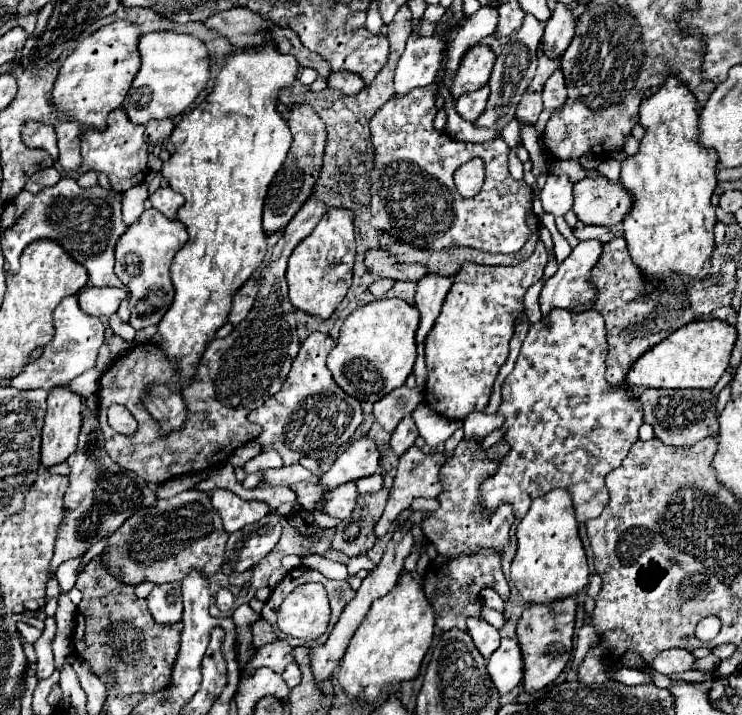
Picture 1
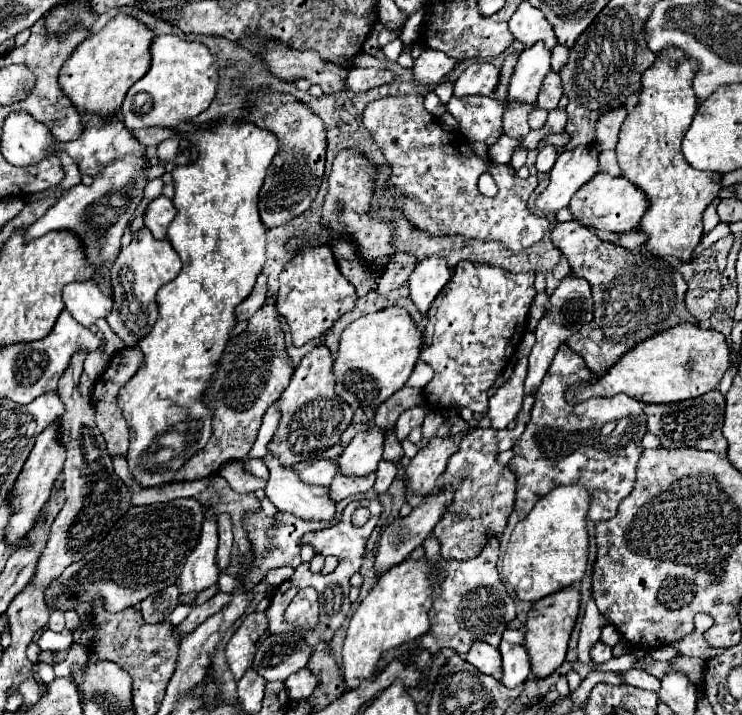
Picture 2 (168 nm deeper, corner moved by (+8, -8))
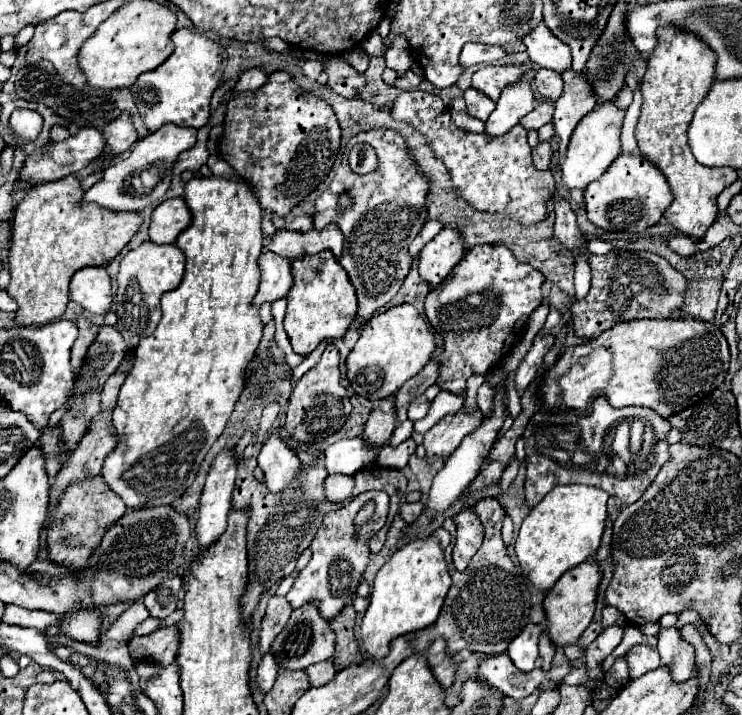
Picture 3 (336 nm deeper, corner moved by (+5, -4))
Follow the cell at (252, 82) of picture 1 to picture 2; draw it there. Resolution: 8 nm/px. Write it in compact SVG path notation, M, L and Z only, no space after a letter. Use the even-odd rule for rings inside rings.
M217 121L213 127L185 133L185 139L195 147L197 159L173 169L177 217L171 221L167 237L183 261L179 275L157 291L159 319L151 333L139 341L145 359L135 377L121 387L119 407L131 431L129 471L143 487L161 487L173 481L177 469L197 451L205 447L211 437L211 411L201 403L207 379L215 371L229 333L235 327L233 309L253 289L257 275L265 265L265 229L257 211L257 197L263 185L267 167L271 165L279 143L273 133L253 123Z

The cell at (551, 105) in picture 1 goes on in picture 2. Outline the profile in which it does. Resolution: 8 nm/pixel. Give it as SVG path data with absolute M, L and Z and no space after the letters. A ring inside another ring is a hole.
M551 71L551 73L545 77L543 85L541 85L541 91L539 91L539 97L537 97L537 105L539 105L541 109L553 111L553 109L557 107L559 99L561 99L561 95L563 95L561 79L559 79L559 75L557 75L555 71Z

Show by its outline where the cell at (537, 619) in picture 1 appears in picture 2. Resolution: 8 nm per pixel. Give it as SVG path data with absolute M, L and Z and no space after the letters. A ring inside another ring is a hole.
M575 587L561 589L561 593L553 593L553 597L545 597L533 603L533 607L529 609L525 621L525 649L531 659L531 671L535 673L537 679L545 679L565 661L567 643L577 613L579 613L579 591Z

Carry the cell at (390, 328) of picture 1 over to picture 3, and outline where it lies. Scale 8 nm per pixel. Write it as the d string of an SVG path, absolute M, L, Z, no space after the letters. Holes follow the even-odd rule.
M404 303L374 315L360 331L360 339L346 359L350 389L366 399L386 399L394 395L410 377L414 377L436 349L434 335L420 313Z

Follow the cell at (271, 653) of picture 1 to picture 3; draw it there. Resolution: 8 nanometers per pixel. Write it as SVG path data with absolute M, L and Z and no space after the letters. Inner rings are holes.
M308 603L308 605L302 605L300 609L292 611L292 617L286 623L284 631L274 639L272 651L274 651L280 667L284 667L284 669L306 669L314 663L330 659L334 653L334 641L336 641L336 635L332 633L330 623L324 621L324 617L320 617L320 611L316 609L316 605Z

